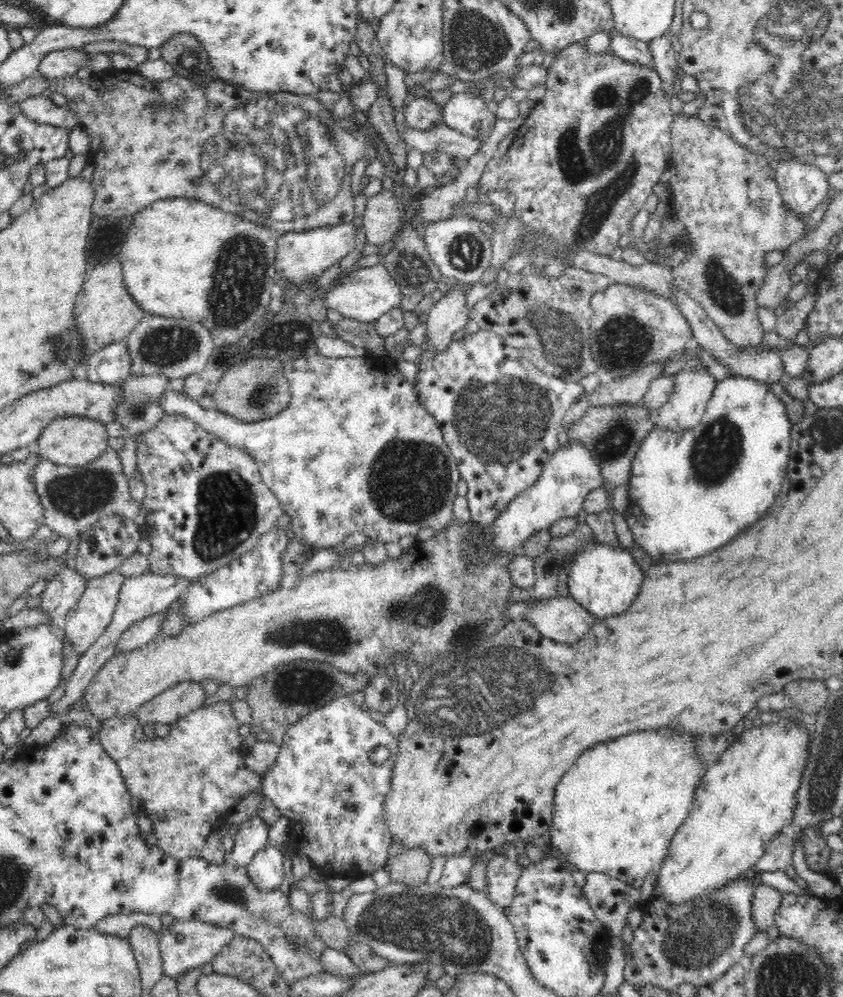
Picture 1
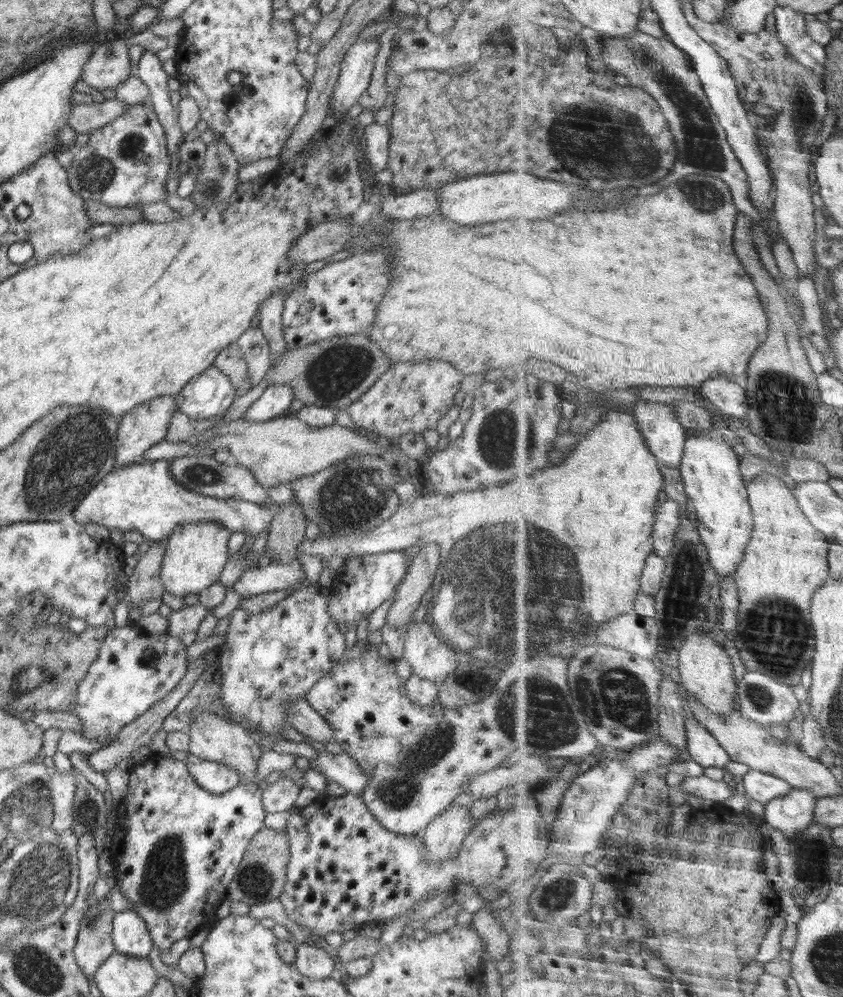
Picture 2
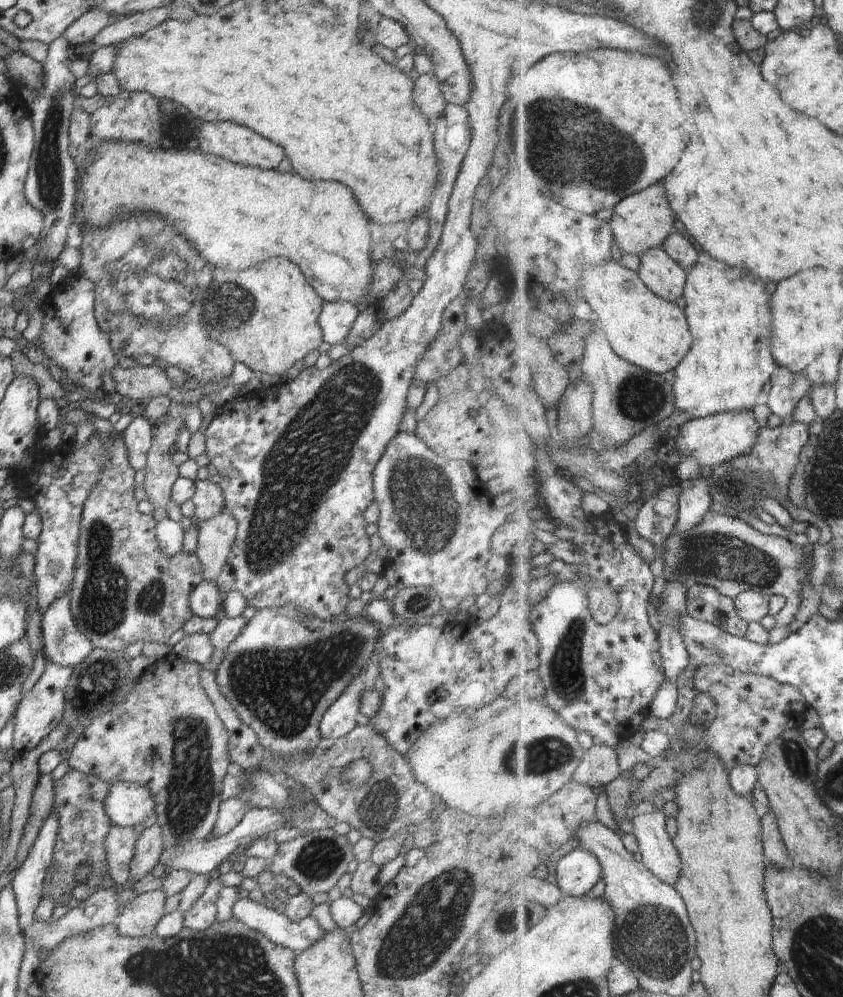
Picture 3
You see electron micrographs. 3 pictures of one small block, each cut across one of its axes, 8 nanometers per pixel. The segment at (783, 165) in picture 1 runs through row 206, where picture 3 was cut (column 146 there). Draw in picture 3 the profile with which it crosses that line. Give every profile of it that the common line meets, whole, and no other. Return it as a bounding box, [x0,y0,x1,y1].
[103,781,154,827]

